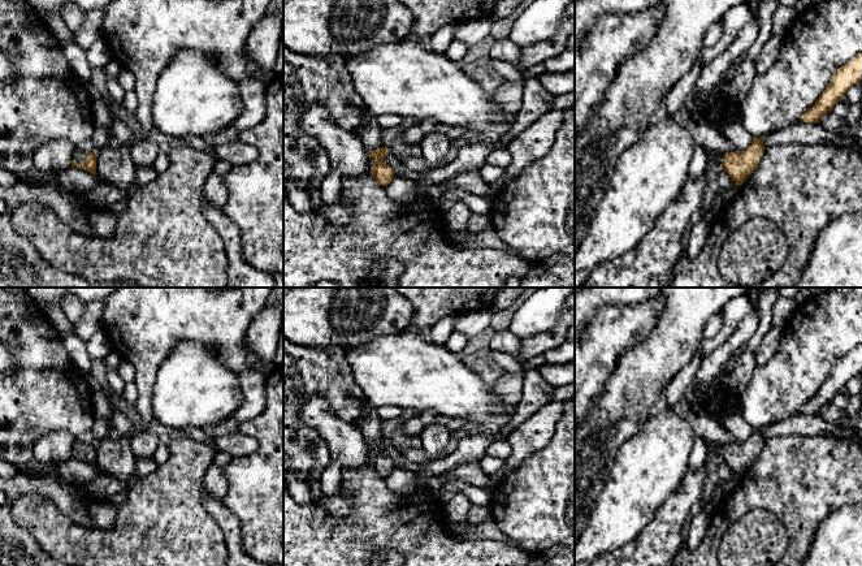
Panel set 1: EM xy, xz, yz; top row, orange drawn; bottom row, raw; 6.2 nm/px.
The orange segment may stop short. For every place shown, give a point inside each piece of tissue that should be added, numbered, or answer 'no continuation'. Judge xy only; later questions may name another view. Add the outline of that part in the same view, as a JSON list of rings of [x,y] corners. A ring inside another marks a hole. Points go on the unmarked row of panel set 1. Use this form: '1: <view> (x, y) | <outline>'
1: xy (79, 448) | [[[74,438],[72,451],[74,451],[77,455],[82,455],[87,450],[87,444],[78,441]]]

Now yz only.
1: yz (718, 450) | [[[718,445],[718,446],[709,446],[709,453],[712,451],[716,461],[720,461],[724,454],[725,446]]]

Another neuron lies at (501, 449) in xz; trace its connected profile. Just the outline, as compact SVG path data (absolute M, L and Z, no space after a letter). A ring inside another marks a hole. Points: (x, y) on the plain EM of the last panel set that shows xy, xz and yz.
M499 440L490 444L486 448L485 454L506 461L510 457L511 451L512 451L512 446L510 445L510 442L507 440Z

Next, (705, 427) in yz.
M685 398L673 405L672 410L690 424L696 436L702 437L706 442L719 442L722 445L736 442L731 432L701 412Z

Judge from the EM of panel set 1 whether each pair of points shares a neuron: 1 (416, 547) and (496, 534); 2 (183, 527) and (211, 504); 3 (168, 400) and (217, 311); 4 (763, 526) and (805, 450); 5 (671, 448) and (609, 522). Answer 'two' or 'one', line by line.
1: two
2: two
3: two
4: two
5: one

